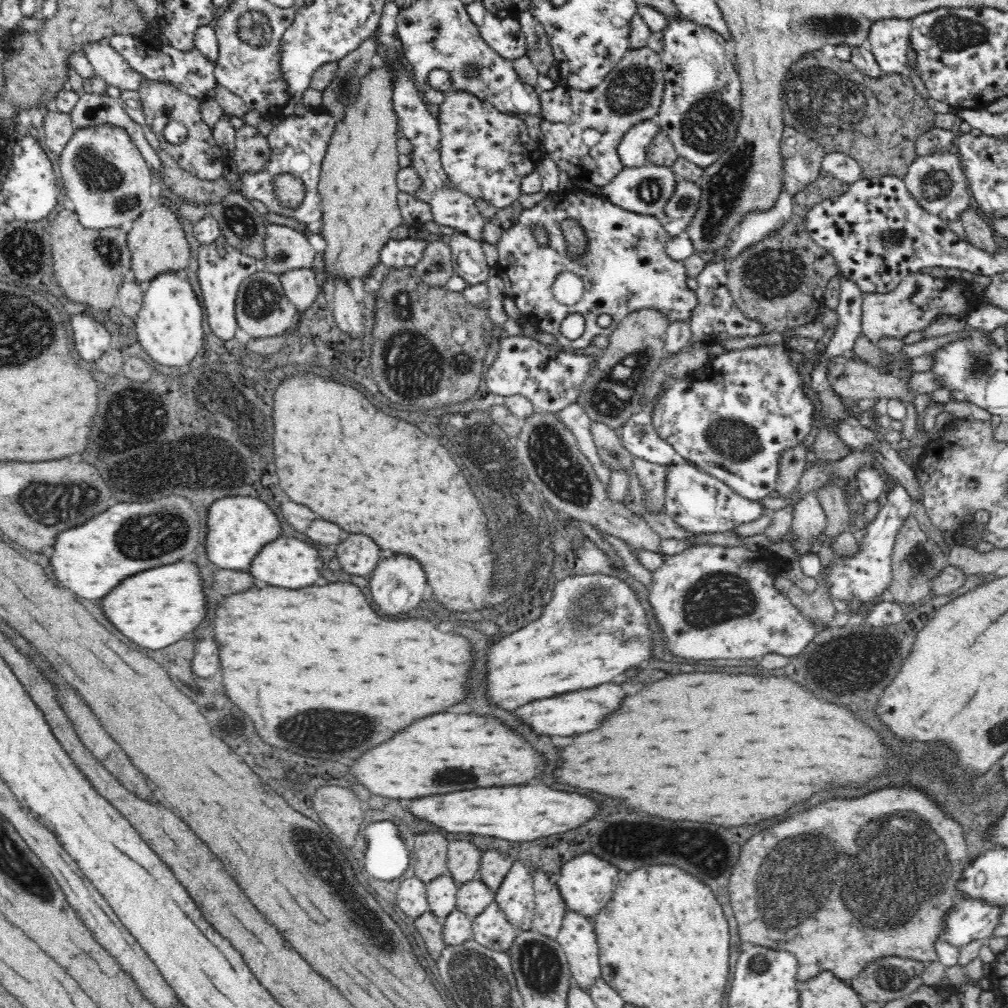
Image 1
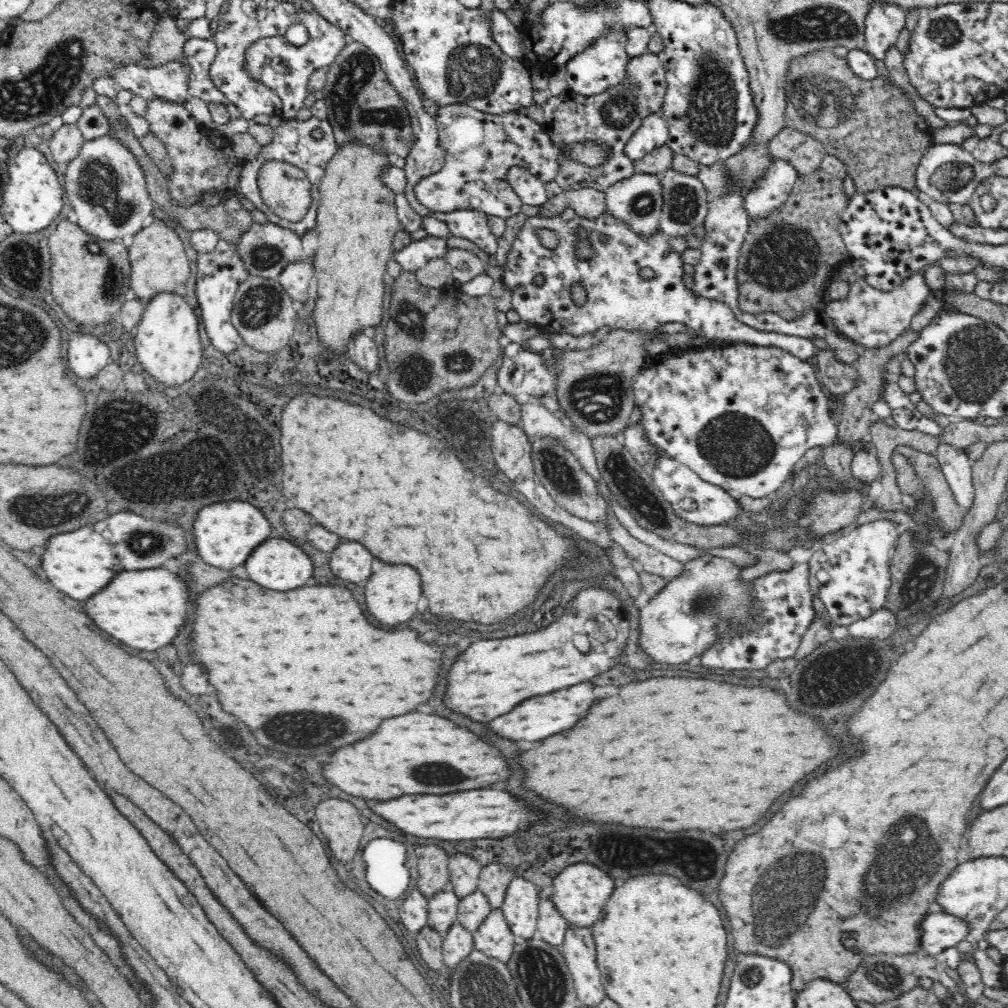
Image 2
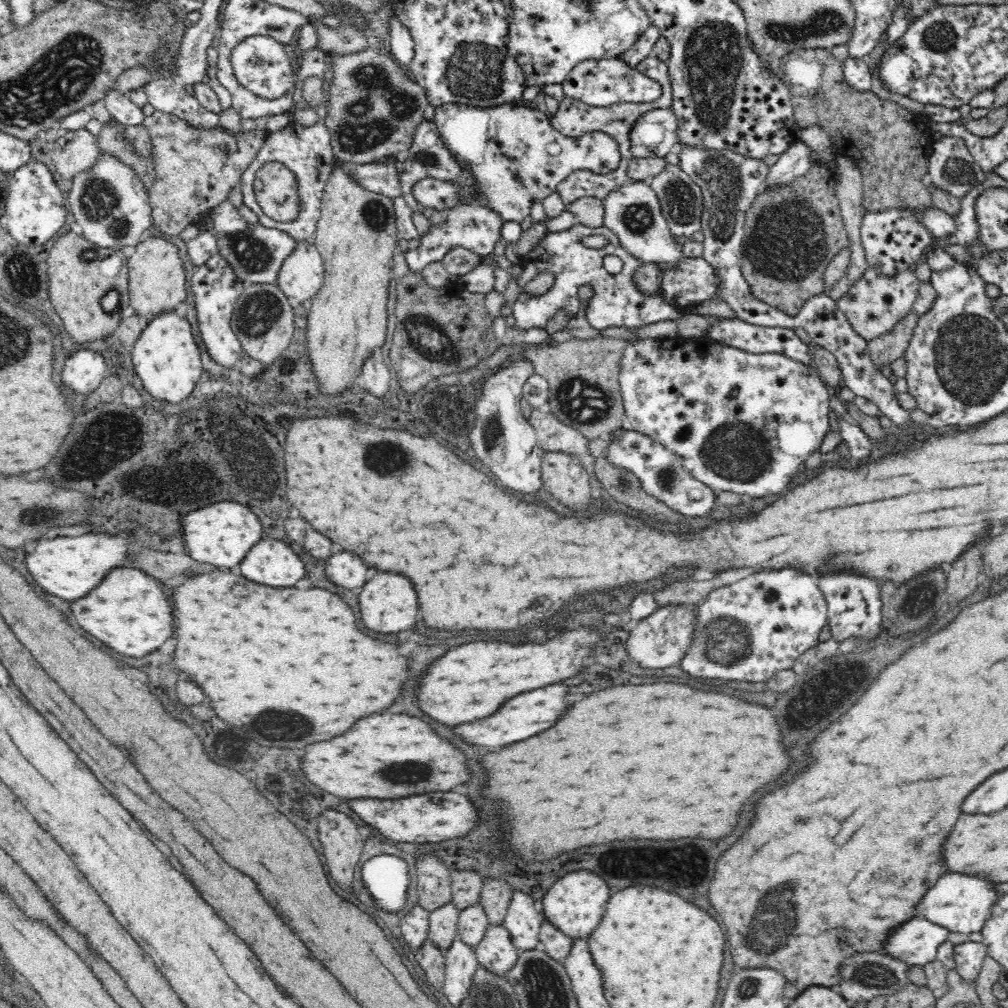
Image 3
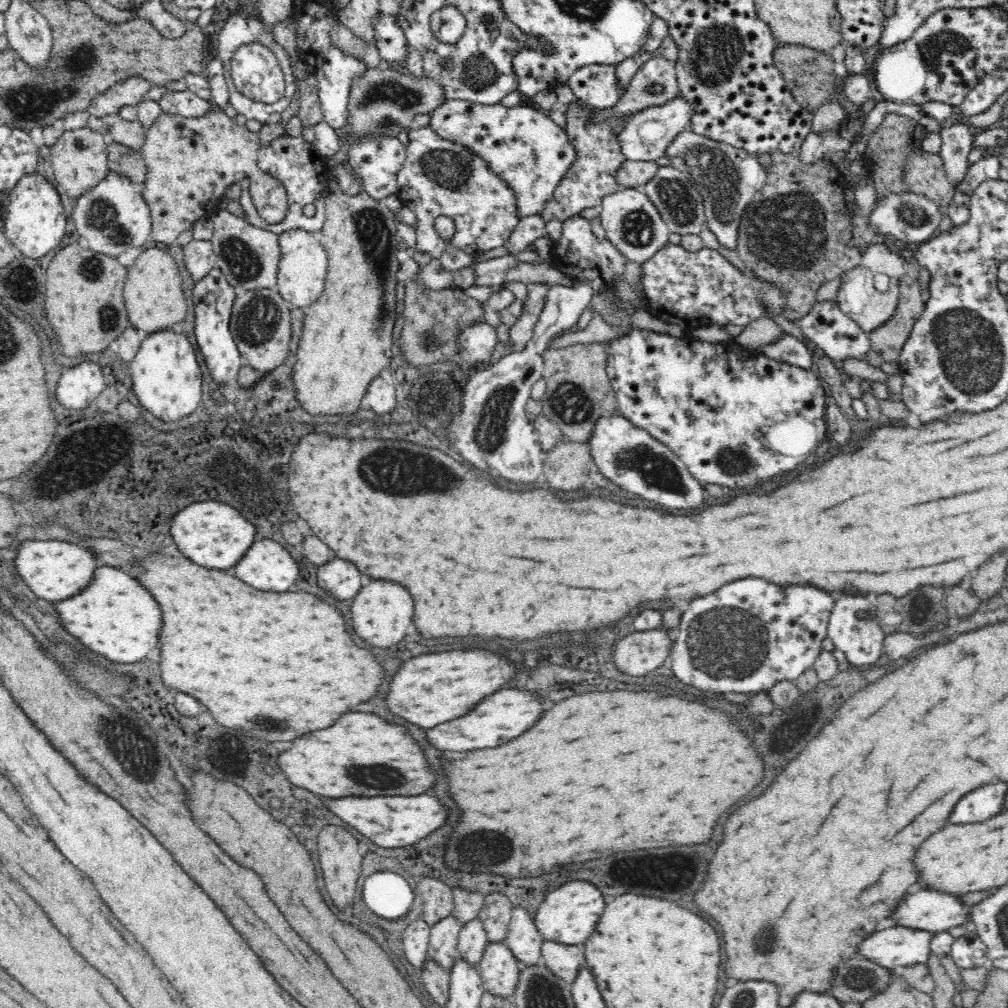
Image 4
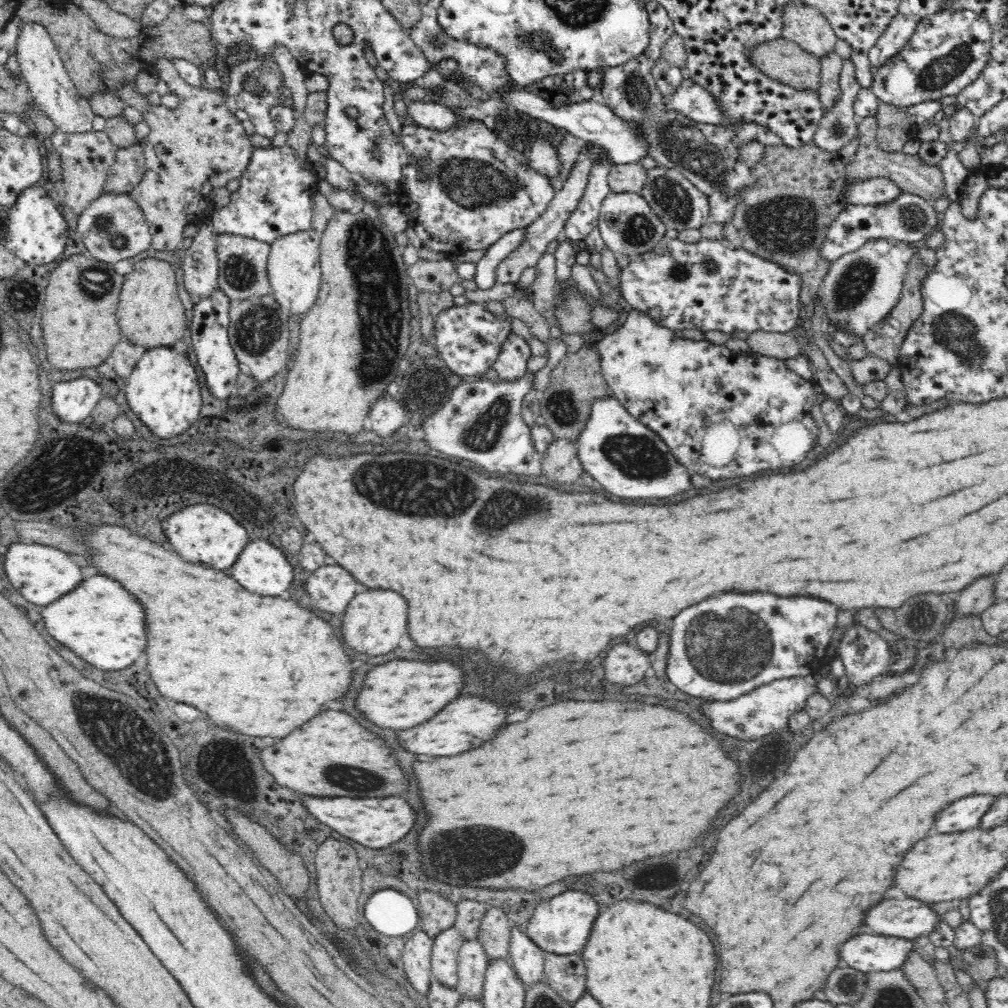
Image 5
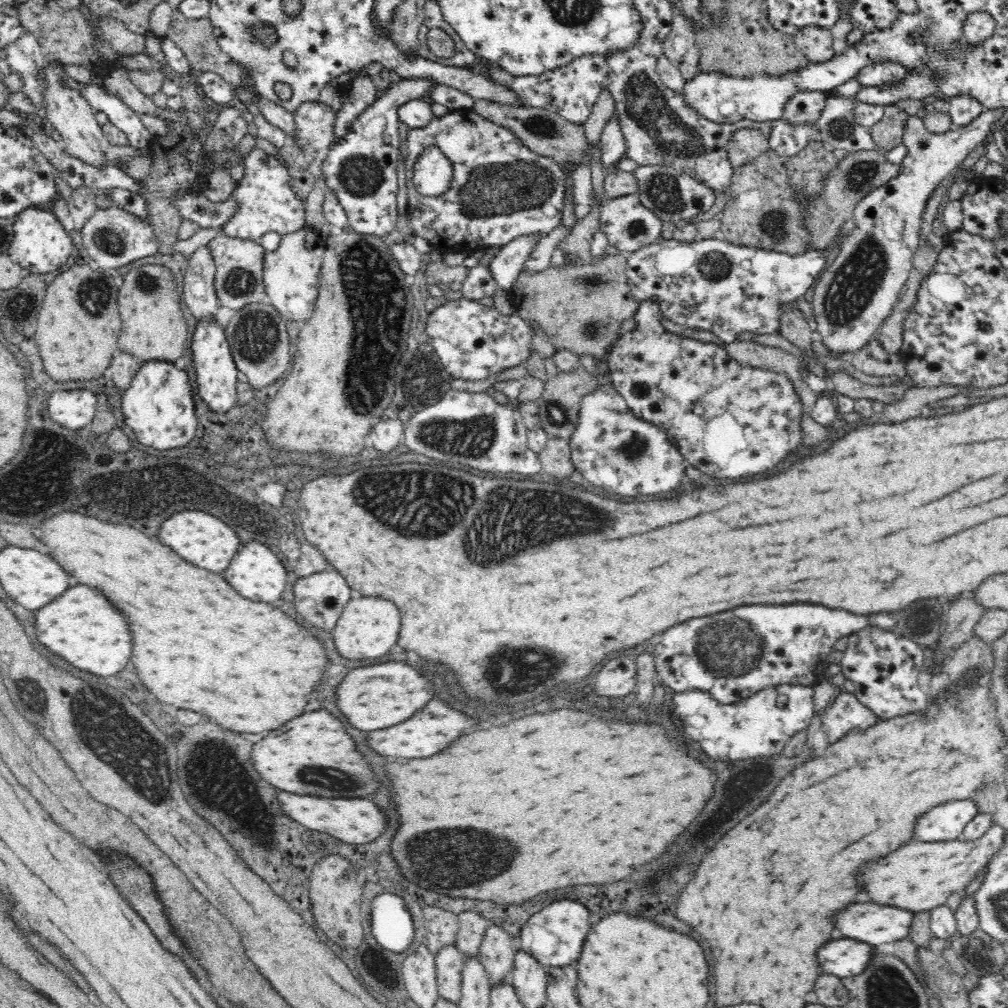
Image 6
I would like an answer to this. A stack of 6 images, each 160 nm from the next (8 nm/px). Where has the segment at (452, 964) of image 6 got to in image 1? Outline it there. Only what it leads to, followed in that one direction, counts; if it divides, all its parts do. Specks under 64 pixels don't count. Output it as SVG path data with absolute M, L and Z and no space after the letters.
M446 873L427 884L427 898L430 913L445 918L457 908L458 884Z

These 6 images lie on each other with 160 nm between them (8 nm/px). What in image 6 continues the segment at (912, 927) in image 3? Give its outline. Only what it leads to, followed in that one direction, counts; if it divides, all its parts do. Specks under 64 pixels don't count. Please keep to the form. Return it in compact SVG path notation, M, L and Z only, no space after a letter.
M832 940L816 952L822 972L836 974L841 979L856 976L872 958L874 946L858 940Z

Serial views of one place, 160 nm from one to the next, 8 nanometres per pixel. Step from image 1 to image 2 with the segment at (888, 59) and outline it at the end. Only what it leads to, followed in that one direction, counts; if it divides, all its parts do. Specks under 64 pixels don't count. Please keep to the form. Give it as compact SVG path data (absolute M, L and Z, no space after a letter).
M872 2L870 12L864 18L866 51L876 58L884 58L886 50L896 44L898 34L906 26L907 10L886 2Z

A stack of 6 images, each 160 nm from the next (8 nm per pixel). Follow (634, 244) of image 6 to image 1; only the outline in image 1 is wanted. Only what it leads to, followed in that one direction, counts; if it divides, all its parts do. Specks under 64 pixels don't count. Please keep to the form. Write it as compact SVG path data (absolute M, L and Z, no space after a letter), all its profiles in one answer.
M644 164L641 167L624 167L604 188L603 196L620 208L636 214L656 216L662 213L674 192L678 178L670 167Z

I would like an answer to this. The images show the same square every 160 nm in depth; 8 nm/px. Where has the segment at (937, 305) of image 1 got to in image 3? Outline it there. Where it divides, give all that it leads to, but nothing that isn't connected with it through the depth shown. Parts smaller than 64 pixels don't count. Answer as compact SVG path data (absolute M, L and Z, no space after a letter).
M868 266L862 278L837 301L838 309L845 314L852 328L864 341L878 340L880 336L889 334L894 324L913 310L920 283L912 269L896 275L884 275Z

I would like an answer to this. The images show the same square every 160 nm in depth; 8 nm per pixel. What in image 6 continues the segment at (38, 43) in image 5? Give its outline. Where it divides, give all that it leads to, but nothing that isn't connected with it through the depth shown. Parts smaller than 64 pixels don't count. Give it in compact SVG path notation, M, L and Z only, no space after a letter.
M48 62L45 73L47 89L43 94L42 105L46 106L48 120L53 124L55 130L58 130L61 134L62 144L64 144L66 153L96 169L103 169L110 165L102 147L106 143L105 137L94 116L96 110L90 107L90 103L80 95L80 91L68 89L68 87L62 85L63 73L58 65L52 67L52 63Z

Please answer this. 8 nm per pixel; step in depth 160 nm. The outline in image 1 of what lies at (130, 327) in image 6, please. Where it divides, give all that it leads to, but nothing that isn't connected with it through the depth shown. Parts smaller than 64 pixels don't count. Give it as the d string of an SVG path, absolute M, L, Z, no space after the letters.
M159 203L152 205L132 223L132 230L127 235L127 245L131 252L130 275L138 283L150 283L153 278L166 272L179 273L188 268L190 262L188 241L176 214Z

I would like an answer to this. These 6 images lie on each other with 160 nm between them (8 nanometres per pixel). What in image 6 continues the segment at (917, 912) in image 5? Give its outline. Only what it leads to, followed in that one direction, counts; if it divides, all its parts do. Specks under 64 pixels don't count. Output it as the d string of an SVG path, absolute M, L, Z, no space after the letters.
M852 904L836 914L836 930L844 938L877 947L908 937L914 913L892 906Z

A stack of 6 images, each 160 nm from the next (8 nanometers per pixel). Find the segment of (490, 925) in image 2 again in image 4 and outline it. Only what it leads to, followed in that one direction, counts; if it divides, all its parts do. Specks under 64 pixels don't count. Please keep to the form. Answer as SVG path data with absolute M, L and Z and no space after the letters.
M504 942L489 943L478 971L484 992L510 1001L519 983L522 967Z

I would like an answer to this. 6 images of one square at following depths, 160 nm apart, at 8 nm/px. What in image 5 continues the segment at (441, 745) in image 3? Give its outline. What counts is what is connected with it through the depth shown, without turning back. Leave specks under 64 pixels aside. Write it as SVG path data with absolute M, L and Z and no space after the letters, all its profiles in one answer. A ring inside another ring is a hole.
M320 712L320 716L312 718L312 722L306 722L300 730L288 734L288 738L264 748L260 760L280 786L308 796L384 798L408 788L408 778L386 742L362 728L356 718L344 712ZM350 768L364 772L348 772Z

